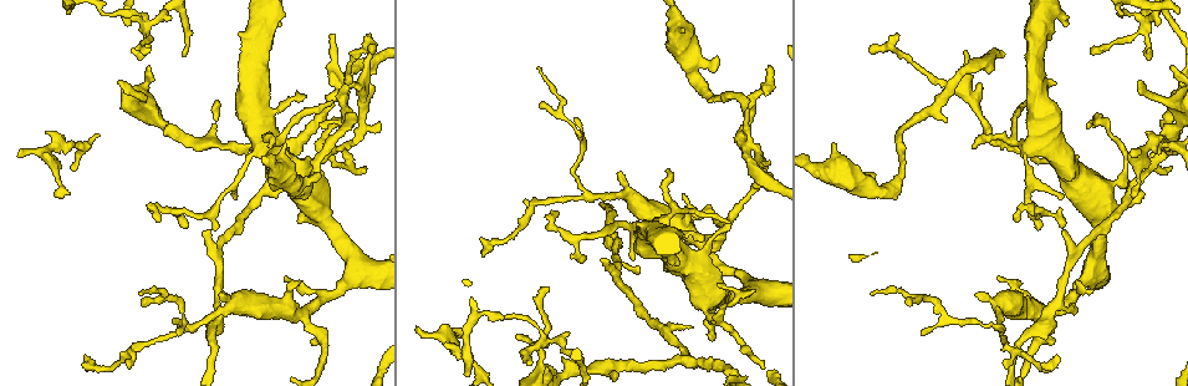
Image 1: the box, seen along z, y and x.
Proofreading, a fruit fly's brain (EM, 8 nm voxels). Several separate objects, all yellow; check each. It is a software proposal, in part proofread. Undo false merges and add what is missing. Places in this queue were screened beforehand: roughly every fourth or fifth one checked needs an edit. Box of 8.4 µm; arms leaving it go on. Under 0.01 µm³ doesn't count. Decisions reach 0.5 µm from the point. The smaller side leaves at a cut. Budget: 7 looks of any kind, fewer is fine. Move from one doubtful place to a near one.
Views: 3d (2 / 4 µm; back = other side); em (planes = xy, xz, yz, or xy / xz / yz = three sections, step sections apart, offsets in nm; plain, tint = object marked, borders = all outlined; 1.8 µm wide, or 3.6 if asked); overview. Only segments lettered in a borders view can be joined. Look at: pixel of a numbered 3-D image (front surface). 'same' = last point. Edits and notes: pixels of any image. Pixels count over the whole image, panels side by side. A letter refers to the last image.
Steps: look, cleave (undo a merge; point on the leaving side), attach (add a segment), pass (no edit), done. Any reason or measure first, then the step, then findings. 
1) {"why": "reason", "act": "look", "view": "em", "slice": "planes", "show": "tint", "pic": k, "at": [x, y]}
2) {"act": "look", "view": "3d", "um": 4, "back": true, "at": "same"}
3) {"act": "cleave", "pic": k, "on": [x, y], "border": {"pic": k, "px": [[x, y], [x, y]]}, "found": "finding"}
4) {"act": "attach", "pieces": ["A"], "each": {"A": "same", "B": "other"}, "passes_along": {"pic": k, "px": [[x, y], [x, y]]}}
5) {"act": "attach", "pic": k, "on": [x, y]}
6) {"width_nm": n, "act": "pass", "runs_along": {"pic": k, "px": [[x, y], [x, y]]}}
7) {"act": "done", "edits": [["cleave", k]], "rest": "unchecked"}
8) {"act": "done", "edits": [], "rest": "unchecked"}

{"why": "thin end", "act": "look", "view": "em", "um": 3.6, "slice": "xy", "step": 4, "show": "tint", "pic": 1, "at": [1091, 51]}

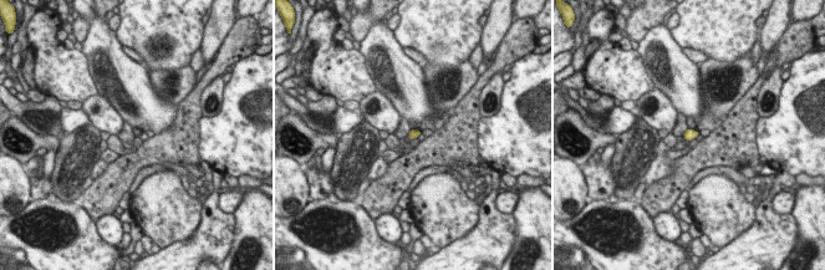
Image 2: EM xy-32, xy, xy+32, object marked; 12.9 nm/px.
{"act": "look", "view": "em", "um": 3.6, "slice": "planes", "show": "borders", "at": "same"}

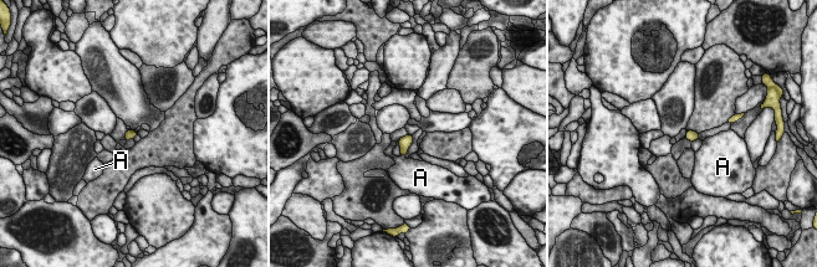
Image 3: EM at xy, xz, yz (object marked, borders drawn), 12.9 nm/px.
{"longest_contact_nm": ["A", 70], "act": "pass", "each": {"A": "other"}, "border": {"pic": 3, "px": [[401, 155], [404, 157]]}, "found": "none of them fits"}

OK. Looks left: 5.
{"why": "tapers out", "act": "look", "view": "3d", "um": 2, "back": true, "pic": 1, "at": [418, 329]}

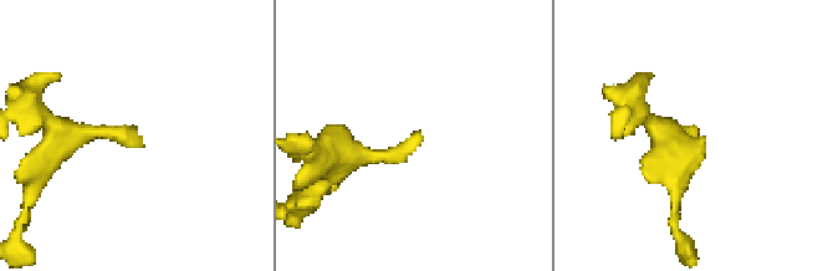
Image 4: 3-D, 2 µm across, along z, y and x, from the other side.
{"act": "look", "view": "em", "slice": "planes", "show": "borders", "pic": 4, "at": [416, 136]}

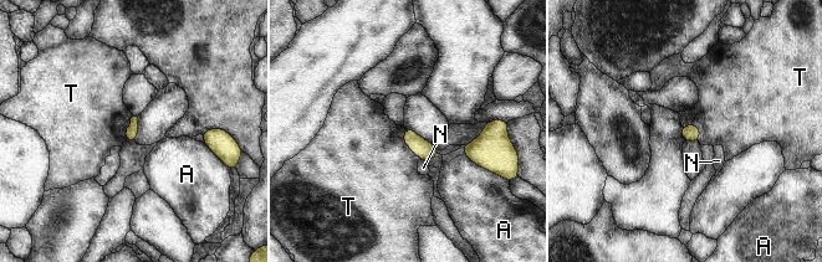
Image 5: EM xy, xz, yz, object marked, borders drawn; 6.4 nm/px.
{"longest_contact_nm": ["T", 240], "act": "pass", "each": {"A": "other", "N": "other", "T": "other"}, "found": "none of them fits"}

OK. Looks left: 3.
{"why": "abrupt turn", "act": "look", "view": "em", "slice": "planes", "show": "borders", "pic": 1, "at": [683, 360]}

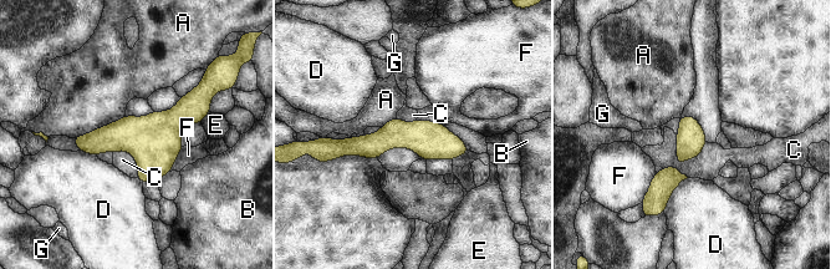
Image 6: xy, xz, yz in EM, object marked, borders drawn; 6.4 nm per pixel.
{"act": "pass", "each": {"A": "other", "B": "other", "C": "other", "D": "other", "E": "other", "F": "other", "G": "other"}, "runs_along": {"pic": 6, "px": [[338, 143], [427, 138], [463, 150]]}, "found": "continuous, no second neuron"}

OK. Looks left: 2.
{"act": "done", "edits": [], "rest": "unchecked"}

